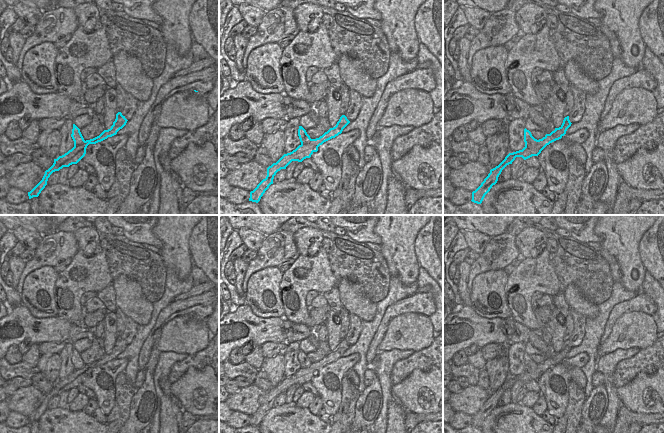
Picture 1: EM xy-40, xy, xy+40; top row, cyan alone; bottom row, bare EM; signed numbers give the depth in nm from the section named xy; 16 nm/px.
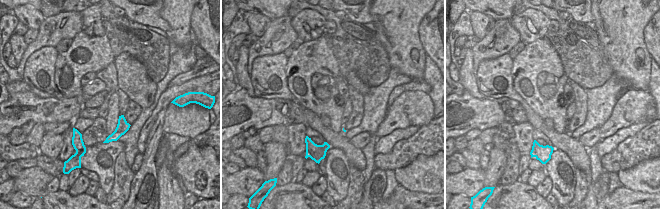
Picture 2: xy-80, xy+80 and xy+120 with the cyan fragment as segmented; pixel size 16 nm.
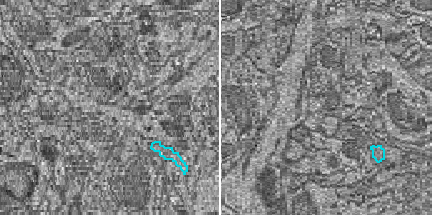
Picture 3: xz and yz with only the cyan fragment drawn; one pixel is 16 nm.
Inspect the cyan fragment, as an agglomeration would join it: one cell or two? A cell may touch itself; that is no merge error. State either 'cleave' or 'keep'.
cleave

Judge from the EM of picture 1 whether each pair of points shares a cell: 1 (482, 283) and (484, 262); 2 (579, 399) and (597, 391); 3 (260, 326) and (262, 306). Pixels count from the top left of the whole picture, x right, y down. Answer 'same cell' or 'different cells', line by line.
1: different cells
2: different cells
3: different cells

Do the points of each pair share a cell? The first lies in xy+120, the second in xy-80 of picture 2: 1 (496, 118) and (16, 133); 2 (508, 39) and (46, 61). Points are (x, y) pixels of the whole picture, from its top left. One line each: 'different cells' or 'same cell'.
1: different cells
2: different cells

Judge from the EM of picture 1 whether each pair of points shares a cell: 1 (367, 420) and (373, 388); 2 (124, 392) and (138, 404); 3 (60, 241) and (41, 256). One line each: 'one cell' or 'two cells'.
1: one cell
2: two cells
3: one cell

